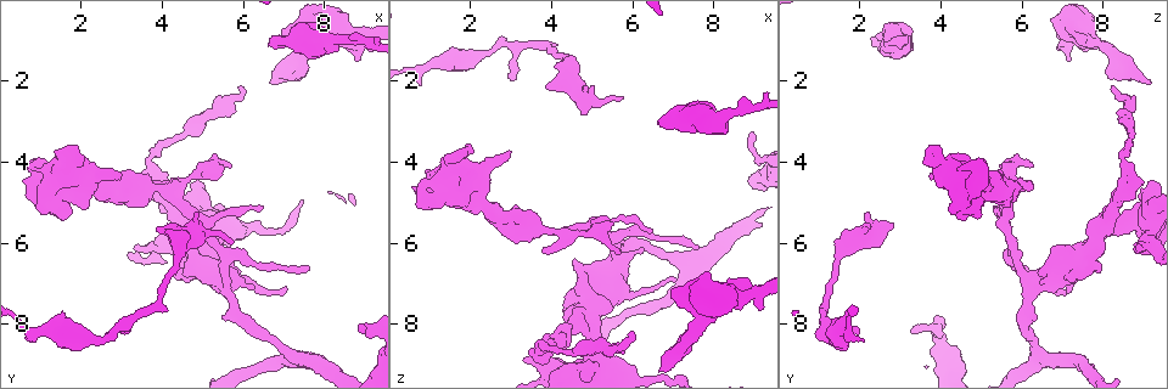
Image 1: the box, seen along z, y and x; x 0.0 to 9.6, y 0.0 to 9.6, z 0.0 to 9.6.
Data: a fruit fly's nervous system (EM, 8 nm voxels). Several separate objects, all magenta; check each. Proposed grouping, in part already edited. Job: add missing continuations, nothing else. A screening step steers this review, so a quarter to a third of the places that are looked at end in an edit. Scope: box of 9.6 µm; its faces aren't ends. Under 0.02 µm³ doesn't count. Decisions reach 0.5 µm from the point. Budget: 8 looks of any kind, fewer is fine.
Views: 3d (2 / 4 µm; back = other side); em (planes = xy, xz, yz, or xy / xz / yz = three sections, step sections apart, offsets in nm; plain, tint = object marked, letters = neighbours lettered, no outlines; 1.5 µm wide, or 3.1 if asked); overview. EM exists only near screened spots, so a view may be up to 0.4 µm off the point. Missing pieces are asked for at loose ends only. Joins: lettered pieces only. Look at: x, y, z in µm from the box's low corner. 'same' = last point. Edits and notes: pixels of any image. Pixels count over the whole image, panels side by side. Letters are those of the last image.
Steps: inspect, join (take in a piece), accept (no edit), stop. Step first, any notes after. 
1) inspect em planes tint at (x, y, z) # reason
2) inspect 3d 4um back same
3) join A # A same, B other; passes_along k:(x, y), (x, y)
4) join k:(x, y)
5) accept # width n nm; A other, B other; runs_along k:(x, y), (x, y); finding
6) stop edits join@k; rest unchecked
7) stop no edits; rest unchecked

inspect em planes letters at (3.05, 8.25, 2.00)

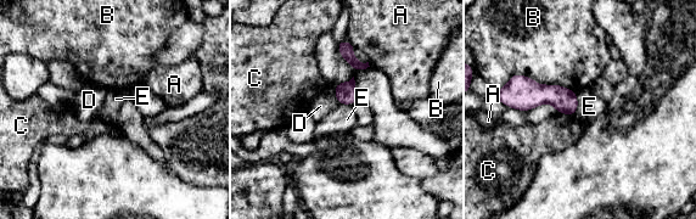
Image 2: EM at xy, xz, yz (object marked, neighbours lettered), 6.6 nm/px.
accept # A other, B other, C other, D other, E other; border 2:(577, 93), (577, 110), (573, 114); none of them fits

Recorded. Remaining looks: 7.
inspect em xy step 8 letters at (4.55, 6.80, 6.35) # an open end

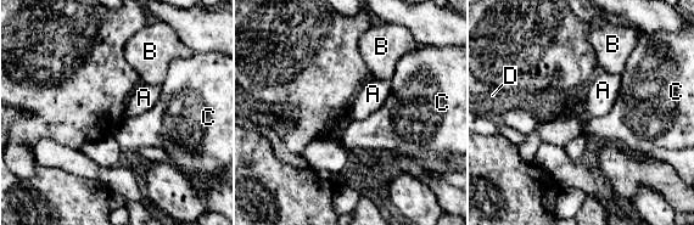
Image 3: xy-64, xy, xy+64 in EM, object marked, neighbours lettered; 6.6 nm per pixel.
inspect em yz step 8 letters same # cut it another way

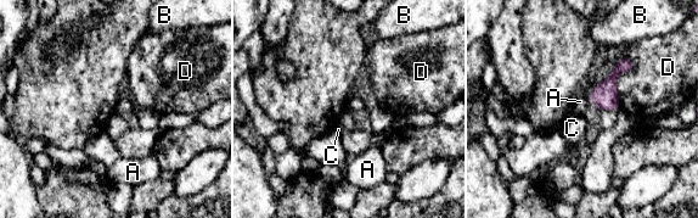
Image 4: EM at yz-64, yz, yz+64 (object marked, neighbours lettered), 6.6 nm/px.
accept # A other, B other, C other, D other; border 4:(590, 93), (587, 96); none of them fits

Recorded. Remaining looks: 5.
inspect em planes letters at (5.70, 4.15, 6.25) # tapers out

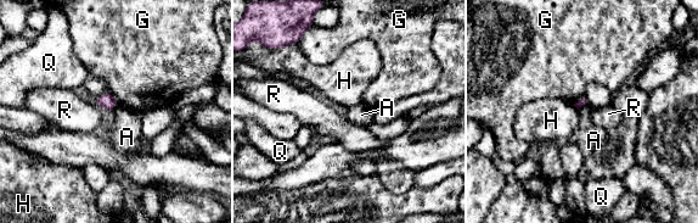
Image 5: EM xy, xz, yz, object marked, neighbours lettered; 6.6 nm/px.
accept # A other, G other, H other, Q other, R other; border 5:(117, 104), (113, 111); no lettered piece goes on from it

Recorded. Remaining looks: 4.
stop no edits; rest unchecked

